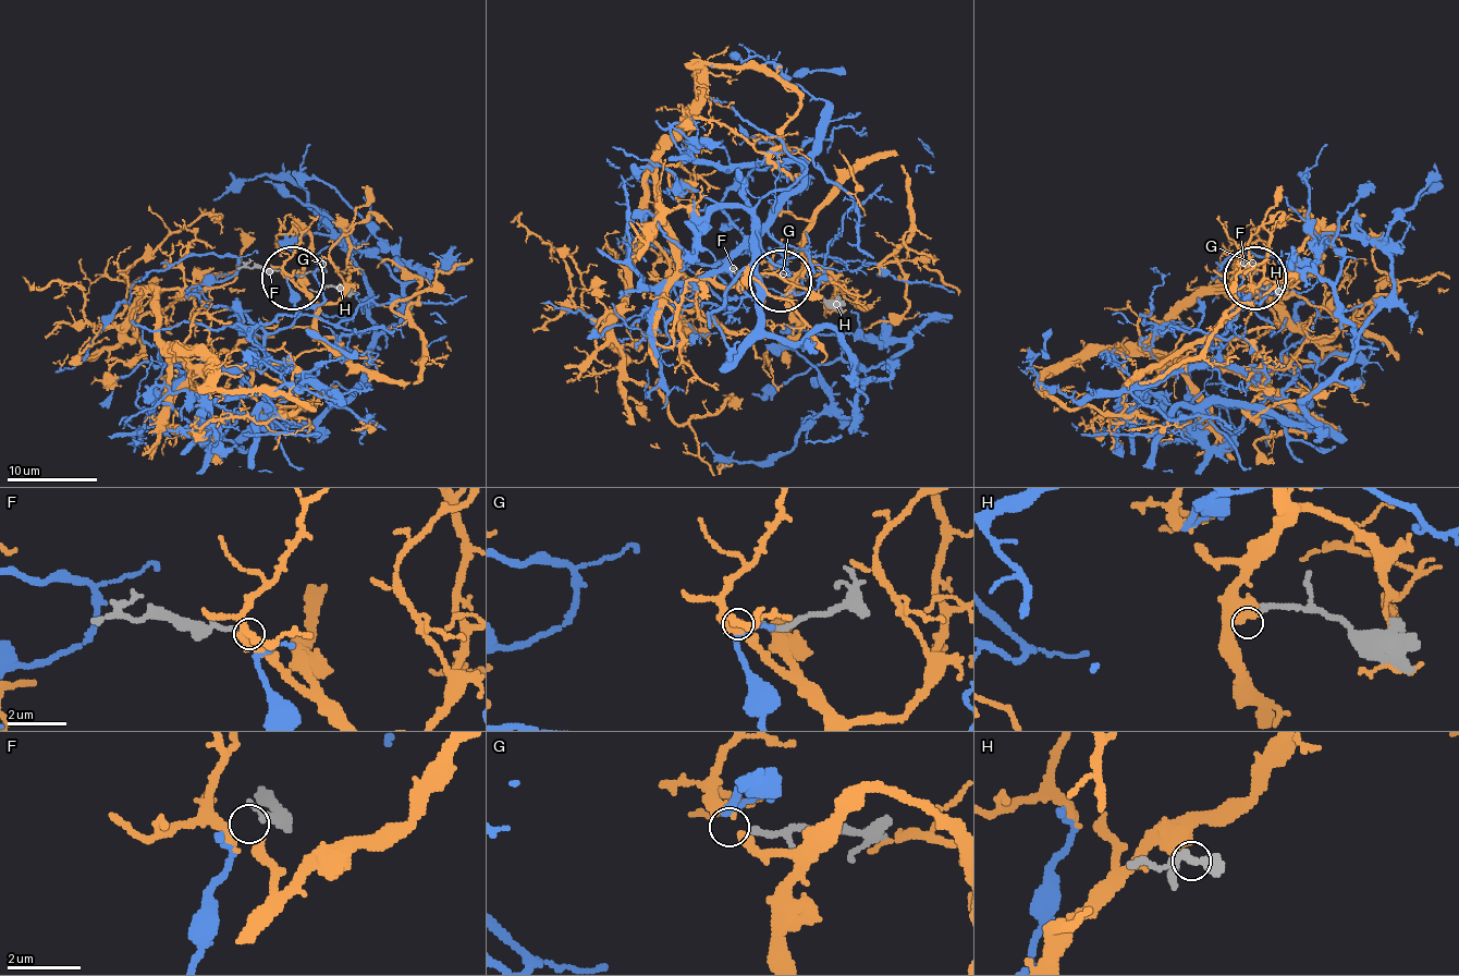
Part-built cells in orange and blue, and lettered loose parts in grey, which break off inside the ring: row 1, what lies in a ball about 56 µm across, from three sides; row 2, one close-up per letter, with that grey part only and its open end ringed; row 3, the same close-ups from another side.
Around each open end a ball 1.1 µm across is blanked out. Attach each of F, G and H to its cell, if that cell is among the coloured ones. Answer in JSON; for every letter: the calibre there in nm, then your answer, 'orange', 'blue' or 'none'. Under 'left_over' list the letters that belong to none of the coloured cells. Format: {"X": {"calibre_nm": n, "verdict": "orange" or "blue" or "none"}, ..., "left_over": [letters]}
{"F": {"calibre_nm": 150, "verdict": "orange"}, "G": {"calibre_nm": 130, "verdict": "blue"}, "H": {"calibre_nm": 160, "verdict": "none"}, "left_over": ["H"]}

